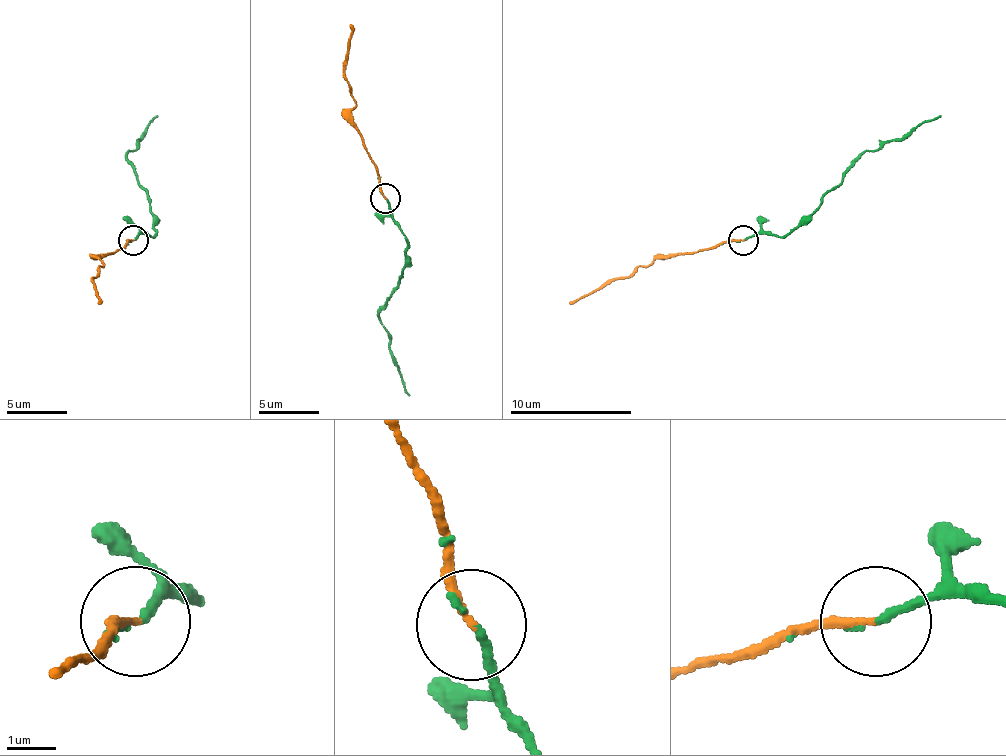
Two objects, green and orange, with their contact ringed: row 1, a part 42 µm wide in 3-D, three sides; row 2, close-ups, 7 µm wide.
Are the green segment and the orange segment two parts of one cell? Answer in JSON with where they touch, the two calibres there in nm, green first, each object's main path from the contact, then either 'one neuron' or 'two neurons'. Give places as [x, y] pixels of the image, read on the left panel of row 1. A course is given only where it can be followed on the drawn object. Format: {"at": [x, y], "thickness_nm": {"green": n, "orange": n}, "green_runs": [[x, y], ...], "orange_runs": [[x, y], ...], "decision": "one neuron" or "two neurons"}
{"at": [133, 240], "thickness_nm": {"green": 160, "orange": 150}, "green_runs": [[132, 241], [138, 235], [153, 235], [150, 198], [126, 156], [138, 146], [138, 140], [156, 116]], "orange_runs": [[132, 241], [99, 259], [105, 265], [93, 277], [99, 301]], "decision": "one neuron"}

